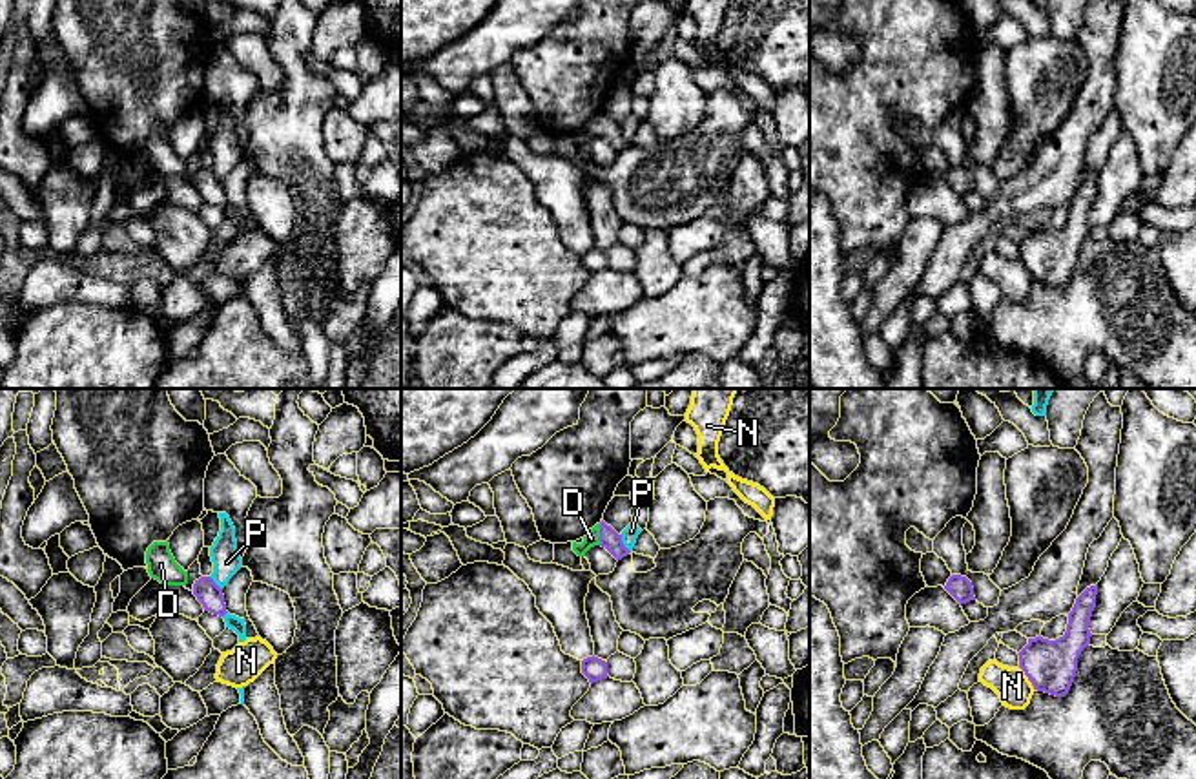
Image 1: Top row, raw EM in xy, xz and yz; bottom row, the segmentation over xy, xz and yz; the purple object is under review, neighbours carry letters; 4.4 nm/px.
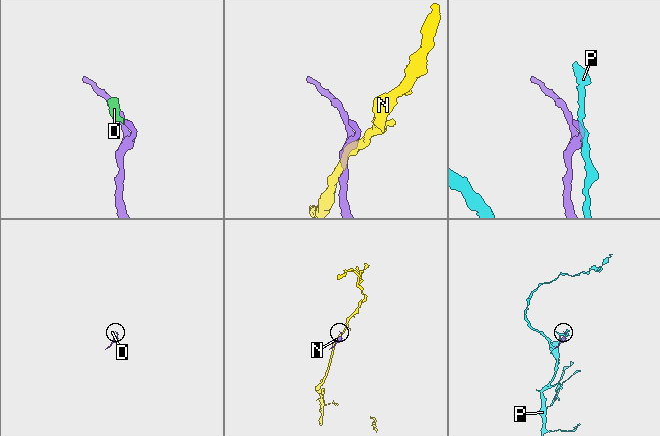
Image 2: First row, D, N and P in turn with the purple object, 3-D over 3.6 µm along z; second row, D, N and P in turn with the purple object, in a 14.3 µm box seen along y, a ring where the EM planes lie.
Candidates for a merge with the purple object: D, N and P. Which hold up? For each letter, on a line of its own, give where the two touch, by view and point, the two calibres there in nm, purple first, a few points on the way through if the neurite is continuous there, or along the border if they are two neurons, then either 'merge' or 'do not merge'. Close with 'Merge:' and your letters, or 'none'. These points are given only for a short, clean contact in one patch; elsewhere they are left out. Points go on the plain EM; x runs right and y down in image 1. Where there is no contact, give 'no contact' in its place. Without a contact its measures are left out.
D: contact xz (600, 126); calibres 90 and 70 nm; merge
N: contact yz (1029, 270); calibres 220 and 150 nm; do not merge
P: contact xz (622, 135); calibres 90 and 70 nm; border xz (620, 126), (629, 143); do not merge
Merge: D

